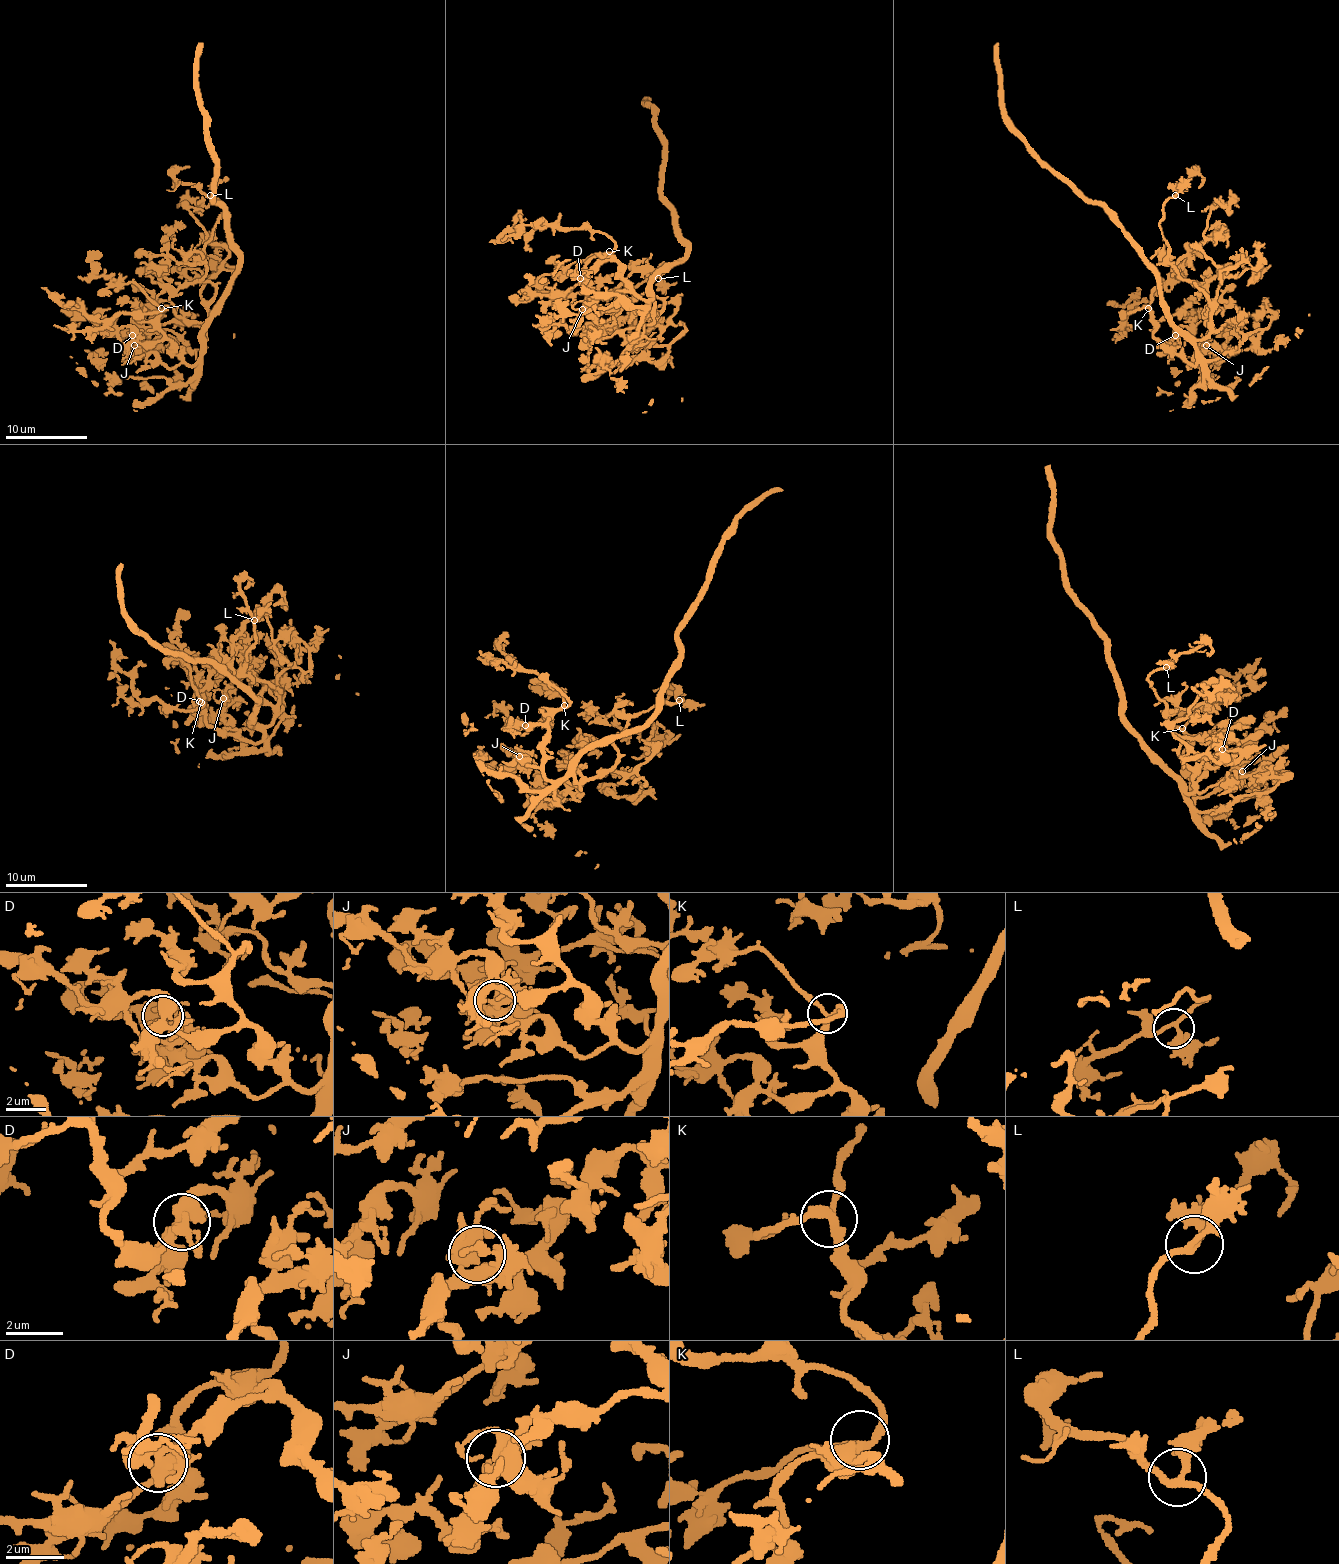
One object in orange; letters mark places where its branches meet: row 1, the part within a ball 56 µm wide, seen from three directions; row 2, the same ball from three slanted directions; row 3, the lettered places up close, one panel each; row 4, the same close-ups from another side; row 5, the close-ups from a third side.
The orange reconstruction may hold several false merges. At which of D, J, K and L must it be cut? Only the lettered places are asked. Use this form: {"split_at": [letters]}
{"split_at": []}

